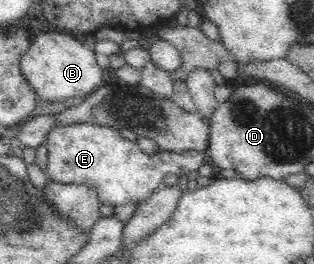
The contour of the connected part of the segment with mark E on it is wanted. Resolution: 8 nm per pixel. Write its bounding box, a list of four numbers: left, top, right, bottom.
[46,123,210,207]

